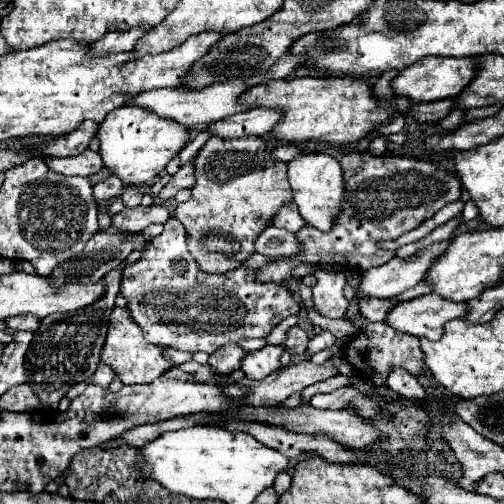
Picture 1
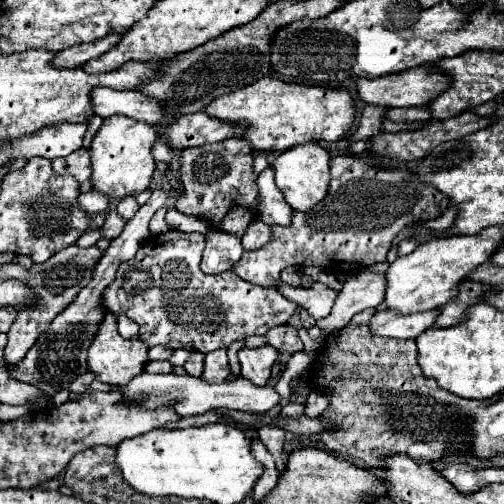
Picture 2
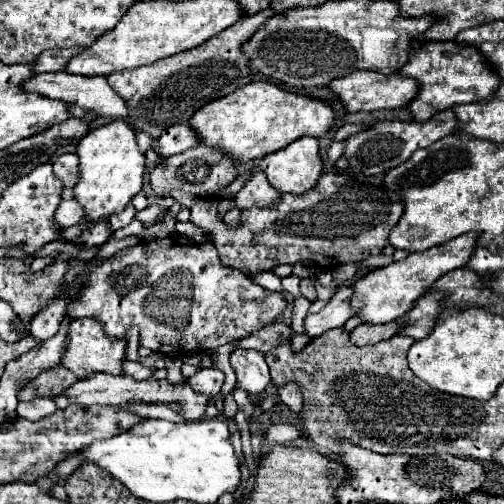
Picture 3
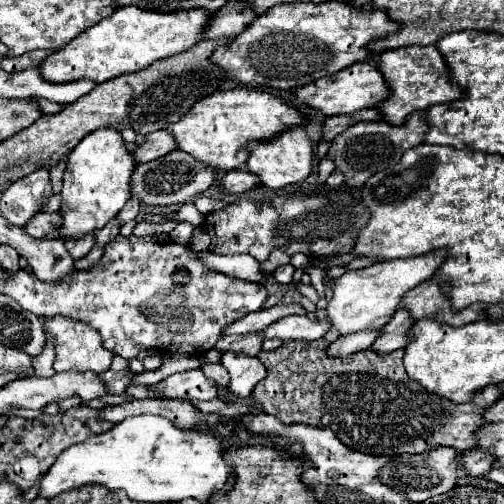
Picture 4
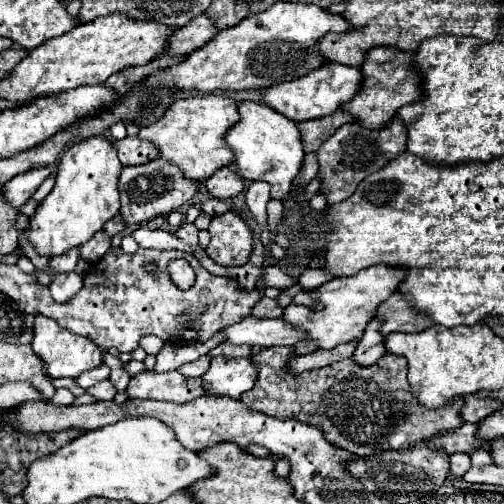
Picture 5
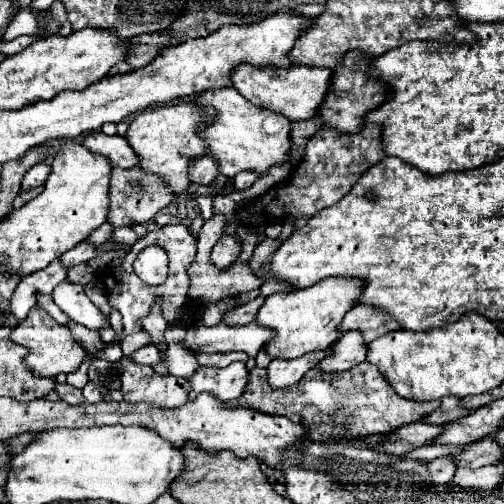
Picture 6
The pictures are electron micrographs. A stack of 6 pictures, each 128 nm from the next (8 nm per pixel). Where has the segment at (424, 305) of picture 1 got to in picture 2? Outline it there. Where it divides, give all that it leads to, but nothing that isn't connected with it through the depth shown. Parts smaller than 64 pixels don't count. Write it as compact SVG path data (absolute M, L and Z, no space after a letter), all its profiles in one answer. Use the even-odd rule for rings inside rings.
M436 310L416 312L408 316L396 316L396 312L376 312L370 320L370 332L376 336L390 336L390 338L416 338L424 330L432 326L432 316Z

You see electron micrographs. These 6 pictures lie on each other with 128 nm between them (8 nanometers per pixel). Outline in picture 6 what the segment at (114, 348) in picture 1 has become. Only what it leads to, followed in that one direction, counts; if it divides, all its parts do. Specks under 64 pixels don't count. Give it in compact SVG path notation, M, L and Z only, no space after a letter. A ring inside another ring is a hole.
M40 306L32 308L32 312L10 332L10 340L24 346L28 350L28 354L24 356L24 362L32 368L34 376L58 376L60 372L70 374L76 372L80 362L84 360L86 352L80 344L74 342L74 338L70 336L70 330L66 326L60 326L52 320L52 316L48 312L44 312Z

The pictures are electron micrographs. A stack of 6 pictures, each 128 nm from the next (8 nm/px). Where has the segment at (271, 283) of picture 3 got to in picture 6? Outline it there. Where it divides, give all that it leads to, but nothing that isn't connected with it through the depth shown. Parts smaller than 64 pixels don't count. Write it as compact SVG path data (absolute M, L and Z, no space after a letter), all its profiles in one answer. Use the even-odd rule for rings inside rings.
M114 228L112 230L112 238L110 238L112 242L116 242L116 244L124 244L124 246L132 246L136 240L138 240L138 236L136 236L136 232L132 230L132 228Z

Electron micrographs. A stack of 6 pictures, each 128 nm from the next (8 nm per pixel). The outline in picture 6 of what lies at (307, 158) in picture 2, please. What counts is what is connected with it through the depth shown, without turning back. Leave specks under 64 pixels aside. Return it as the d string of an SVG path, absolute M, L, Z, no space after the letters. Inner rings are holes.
M216 88L206 90L194 96L194 104L200 104L200 108L214 110L212 122L202 124L196 132L208 146L212 158L218 162L218 168L224 176L234 178L242 170L256 170L260 174L266 174L266 170L272 164L286 162L288 150L290 150L290 120L270 112L266 108L254 106L248 102L238 90L234 88Z

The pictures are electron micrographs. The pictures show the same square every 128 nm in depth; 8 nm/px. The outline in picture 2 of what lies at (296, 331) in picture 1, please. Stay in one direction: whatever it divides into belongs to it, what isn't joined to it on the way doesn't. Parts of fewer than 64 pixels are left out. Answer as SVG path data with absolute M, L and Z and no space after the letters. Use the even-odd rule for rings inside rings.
M280 324L278 328L272 328L272 332L266 334L266 342L274 346L280 354L292 354L296 350L302 350L302 342L296 334L296 328L290 324Z

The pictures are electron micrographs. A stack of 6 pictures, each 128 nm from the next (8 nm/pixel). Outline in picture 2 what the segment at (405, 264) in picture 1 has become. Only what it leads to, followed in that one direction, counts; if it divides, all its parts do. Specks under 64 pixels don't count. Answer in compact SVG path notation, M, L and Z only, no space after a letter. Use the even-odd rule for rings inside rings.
M358 270L344 280L344 286L336 296L330 314L316 320L316 326L326 334L332 334L344 328L344 324L348 324L354 314L366 308L376 308L382 300L384 274L376 274L372 270Z

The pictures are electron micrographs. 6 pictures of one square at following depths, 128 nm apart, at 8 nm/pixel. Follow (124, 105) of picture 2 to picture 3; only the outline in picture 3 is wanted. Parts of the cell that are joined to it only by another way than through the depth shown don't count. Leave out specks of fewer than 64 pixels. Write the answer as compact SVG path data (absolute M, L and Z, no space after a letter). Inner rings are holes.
M48 72L48 74L30 76L28 80L24 80L22 88L26 92L38 92L52 100L64 100L66 104L78 104L80 108L96 108L96 112L100 112L100 116L110 116L110 118L128 116L128 110L124 108L124 100L120 100L120 96L116 92L112 92L112 88L108 86L104 76L90 78L90 76L72 76L72 74L64 74L64 72Z

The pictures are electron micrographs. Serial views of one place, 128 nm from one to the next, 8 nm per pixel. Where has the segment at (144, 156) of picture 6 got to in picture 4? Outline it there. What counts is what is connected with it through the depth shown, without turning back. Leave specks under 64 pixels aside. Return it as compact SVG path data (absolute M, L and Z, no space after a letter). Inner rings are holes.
M234 88L226 92L214 92L198 100L178 122L168 124L168 132L176 140L176 148L188 152L192 158L212 166L214 170L226 172L236 170L248 158L248 140L272 138L280 130L300 126L302 116L292 106L264 90Z

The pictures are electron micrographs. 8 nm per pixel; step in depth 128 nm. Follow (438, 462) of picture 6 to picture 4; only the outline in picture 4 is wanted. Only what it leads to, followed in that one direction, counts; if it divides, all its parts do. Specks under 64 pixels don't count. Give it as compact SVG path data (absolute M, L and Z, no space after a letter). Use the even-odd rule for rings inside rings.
M470 450L470 452L462 452L460 454L460 462L462 462L462 468L466 470L466 474L470 476L480 476L484 472L488 472L492 468L492 460L494 456L490 454L480 454L478 450Z

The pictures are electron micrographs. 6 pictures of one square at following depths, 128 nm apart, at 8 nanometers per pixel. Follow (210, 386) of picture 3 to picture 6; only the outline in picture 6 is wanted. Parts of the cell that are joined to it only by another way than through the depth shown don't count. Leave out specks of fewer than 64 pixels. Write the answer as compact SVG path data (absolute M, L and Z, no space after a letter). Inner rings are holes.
M122 356L118 362L120 366L120 382L122 382L122 388L120 392L124 394L124 400L126 402L148 402L148 404L156 404L160 408L178 408L180 404L184 404L188 400L188 380L186 378L176 378L176 376L160 376L152 370L152 366L142 366L142 364L136 364L132 358L128 356Z

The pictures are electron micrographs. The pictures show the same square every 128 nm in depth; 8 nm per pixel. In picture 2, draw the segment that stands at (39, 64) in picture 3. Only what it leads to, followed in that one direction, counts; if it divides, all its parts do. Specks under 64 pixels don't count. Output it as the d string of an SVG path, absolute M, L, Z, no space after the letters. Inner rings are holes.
M106 36L102 40L96 40L92 44L80 44L80 46L72 46L72 48L66 48L66 50L60 50L54 54L54 60L52 60L52 66L58 68L58 70L64 70L64 68L76 68L104 52L108 52L108 48L112 48L116 44L116 40L120 40L120 36Z

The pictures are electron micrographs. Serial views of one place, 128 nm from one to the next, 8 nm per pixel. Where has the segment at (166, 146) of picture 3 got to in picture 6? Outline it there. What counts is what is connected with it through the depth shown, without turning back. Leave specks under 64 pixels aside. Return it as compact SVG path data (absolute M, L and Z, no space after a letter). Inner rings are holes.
M94 132L82 138L82 144L104 158L110 160L112 168L132 168L136 166L136 154L132 154L132 148L128 148L128 142L122 136L106 136L104 132Z

